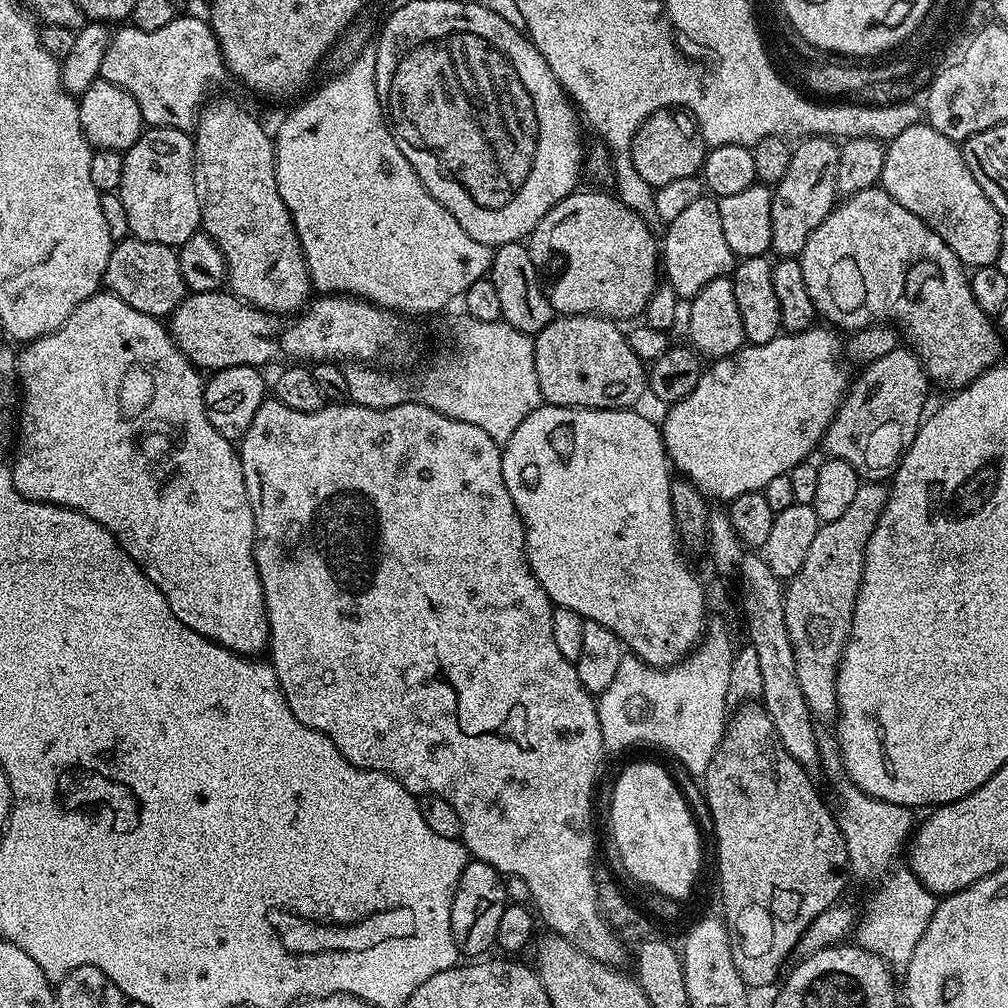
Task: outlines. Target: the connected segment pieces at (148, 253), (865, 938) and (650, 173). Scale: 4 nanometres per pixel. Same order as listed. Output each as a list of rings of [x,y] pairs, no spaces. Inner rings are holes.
[[[125,238],[113,247],[110,262],[106,262],[103,287],[122,298],[122,302],[134,306],[134,310],[157,318],[171,317],[186,295],[177,249],[135,238]]]
[[[901,866],[893,876],[886,877],[884,885],[873,894],[864,916],[862,912],[862,919],[854,929],[855,943],[876,952],[893,969],[907,969],[914,946],[918,946],[922,934],[926,934],[926,926],[930,926],[937,903],[936,893],[921,886],[920,879],[907,867]]]
[[[660,108],[654,114],[650,114],[646,122],[642,122],[642,126],[636,128],[630,145],[630,159],[634,162],[634,170],[638,170],[641,178],[653,189],[666,186],[666,182],[675,182],[677,178],[697,175],[703,169],[705,155],[706,145],[696,121],[687,111],[678,108]]]

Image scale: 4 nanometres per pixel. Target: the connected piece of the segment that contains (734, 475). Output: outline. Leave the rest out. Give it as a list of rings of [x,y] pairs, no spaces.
[[[813,326],[804,332],[781,334],[765,344],[748,344],[734,354],[713,359],[709,363],[712,365],[709,368],[707,365],[701,371],[694,390],[667,409],[669,412],[664,416],[664,424],[662,420],[662,431],[664,434],[664,450],[668,454],[671,467],[681,477],[687,477],[687,480],[693,483],[705,498],[731,502],[734,498],[738,498],[738,494],[759,492],[766,486],[766,482],[770,482],[779,476],[787,476],[788,471],[794,466],[798,466],[802,461],[809,459],[813,455],[812,451],[818,448],[818,445],[823,441],[824,431],[830,426],[834,414],[840,409],[840,403],[844,400],[844,393],[850,387],[850,375],[848,376],[847,370],[839,364],[840,356],[842,357],[841,337],[836,337],[835,334],[837,335],[837,333],[831,327],[820,327]]]

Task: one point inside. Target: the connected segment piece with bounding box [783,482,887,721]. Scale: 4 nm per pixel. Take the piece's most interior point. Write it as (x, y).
(818, 606)

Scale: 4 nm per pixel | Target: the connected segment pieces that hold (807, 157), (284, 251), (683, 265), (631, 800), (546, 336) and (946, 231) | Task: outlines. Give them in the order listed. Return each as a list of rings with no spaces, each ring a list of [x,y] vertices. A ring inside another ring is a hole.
[[[811,135],[792,148],[790,167],[774,185],[770,206],[771,251],[780,258],[799,257],[813,230],[827,218],[838,200],[836,175],[840,144],[835,139]]]
[[[216,100],[205,103],[195,125],[194,125],[194,143],[198,157],[198,176],[202,181],[202,203],[200,206],[200,218],[203,231],[207,232],[216,245],[222,250],[224,255],[224,266],[226,269],[226,284],[235,295],[239,296],[245,304],[253,304],[269,314],[276,312],[288,312],[287,314],[296,314],[309,303],[310,295],[313,291],[312,280],[308,276],[308,267],[302,254],[302,246],[298,242],[298,234],[294,230],[294,222],[286,210],[286,202],[282,202],[282,194],[278,194],[276,185],[276,145],[270,132],[267,132],[250,113],[244,108],[239,108],[232,100]]]
[[[708,194],[694,198],[694,203],[686,206],[686,210],[678,214],[678,218],[667,221],[662,233],[662,247],[659,249],[658,256],[662,261],[663,279],[672,287],[676,297],[684,302],[691,301],[693,296],[698,295],[702,286],[710,286],[714,278],[728,276],[736,267],[738,258],[730,250],[730,245],[726,243],[726,237],[722,231],[722,218],[718,215],[718,199]]]
[[[632,764],[620,772],[612,788],[612,805],[608,808],[608,820],[612,823],[612,840],[620,855],[620,864],[645,889],[664,894],[679,902],[686,901],[700,876],[700,832],[696,820],[684,801],[678,785],[660,764]]]
[[[557,315],[542,331],[535,333],[534,370],[538,370],[541,397],[563,408],[632,408],[646,392],[645,361],[630,350],[621,325],[606,316]]]
[[[925,122],[902,130],[887,141],[880,184],[898,206],[906,206],[910,214],[925,220],[954,250],[961,264],[973,269],[996,263],[1006,220],[994,210],[994,202],[982,194],[982,186],[974,182],[957,141],[938,134]]]

